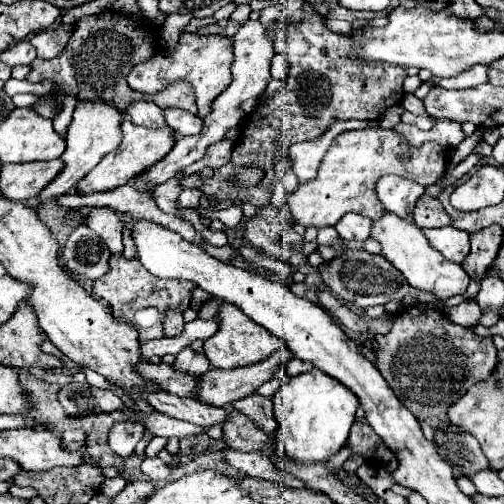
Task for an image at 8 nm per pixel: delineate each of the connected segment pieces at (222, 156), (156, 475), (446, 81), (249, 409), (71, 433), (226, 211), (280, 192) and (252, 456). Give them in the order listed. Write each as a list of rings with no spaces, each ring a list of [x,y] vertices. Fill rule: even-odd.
[[[222,140],[217,144],[211,145],[207,149],[203,159],[181,170],[177,176],[181,174],[190,175],[196,172],[201,172],[205,167],[212,168],[213,170],[220,168],[229,162],[234,145],[235,142],[231,140]]]
[[[147,458],[145,464],[141,464],[141,470],[151,480],[165,480],[171,474],[171,468],[163,460],[159,460],[159,458]]]
[[[473,66],[473,68],[469,68],[467,72],[463,72],[463,74],[459,74],[457,78],[453,76],[453,78],[431,78],[429,82],[433,82],[433,84],[437,84],[437,86],[443,86],[443,88],[471,88],[471,86],[477,86],[477,84],[481,84],[481,82],[487,82],[487,66]]]
[[[257,392],[253,396],[247,396],[245,400],[237,400],[235,408],[247,414],[265,434],[271,434],[277,428],[275,414],[273,414],[273,402],[269,398],[259,396]]]
[[[67,430],[63,436],[63,450],[67,452],[77,452],[85,444],[85,432],[83,430]]]
[[[231,204],[229,208],[223,208],[223,210],[217,210],[217,212],[209,212],[209,210],[203,208],[203,206],[199,206],[199,210],[201,210],[201,216],[203,216],[203,218],[209,218],[209,220],[219,218],[219,220],[221,220],[225,226],[229,226],[229,228],[237,226],[237,224],[243,220],[241,206],[237,206],[237,204]]]
[[[275,182],[273,187],[273,194],[271,196],[271,204],[273,204],[279,211],[281,212],[284,208],[286,203],[286,192],[281,182]]]
[[[229,446],[223,448],[225,462],[231,468],[237,468],[239,472],[263,480],[273,480],[273,482],[283,482],[283,472],[275,468],[275,464],[265,456],[265,452],[237,452]]]

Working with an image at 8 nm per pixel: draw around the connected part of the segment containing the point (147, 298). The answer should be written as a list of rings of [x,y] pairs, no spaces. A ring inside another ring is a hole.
[[[111,256],[109,258],[109,272],[105,276],[101,276],[95,284],[93,284],[93,294],[107,302],[113,316],[119,320],[119,322],[125,322],[129,326],[135,326],[135,312],[141,310],[141,308],[157,308],[159,310],[159,320],[155,324],[149,326],[149,330],[143,330],[143,328],[137,328],[139,334],[141,334],[141,342],[145,340],[151,340],[151,338],[163,338],[163,318],[165,318],[165,312],[159,308],[159,302],[155,304],[155,296],[151,296],[151,292],[147,292],[145,288],[157,288],[157,290],[167,290],[163,292],[163,296],[169,296],[169,308],[173,304],[173,308],[177,306],[177,284],[183,284],[183,310],[189,308],[189,302],[191,302],[191,290],[195,288],[193,282],[187,282],[187,280],[163,280],[163,278],[157,278],[153,274],[149,274],[143,264],[139,260],[125,260],[123,256]],[[171,294],[173,294],[173,302],[171,302]]]

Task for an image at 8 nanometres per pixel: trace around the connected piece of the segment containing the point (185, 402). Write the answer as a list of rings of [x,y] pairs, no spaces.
[[[141,392],[141,396],[145,396],[145,400],[149,400],[149,404],[153,404],[153,408],[157,412],[163,412],[171,418],[179,418],[179,420],[187,420],[193,424],[199,424],[203,428],[209,428],[213,424],[223,424],[225,422],[225,408],[215,408],[215,406],[207,406],[201,404],[193,398],[179,398],[167,392]]]

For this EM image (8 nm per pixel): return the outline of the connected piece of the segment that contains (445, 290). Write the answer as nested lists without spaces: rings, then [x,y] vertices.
[[[383,210],[381,218],[373,220],[371,238],[381,244],[381,256],[387,258],[407,278],[407,282],[415,290],[429,292],[429,294],[437,296],[439,300],[447,300],[455,294],[465,294],[465,290],[469,286],[469,276],[463,270],[463,266],[445,260],[441,256],[441,252],[437,252],[429,244],[423,230],[413,220],[401,220],[399,216],[393,216],[393,212]]]

